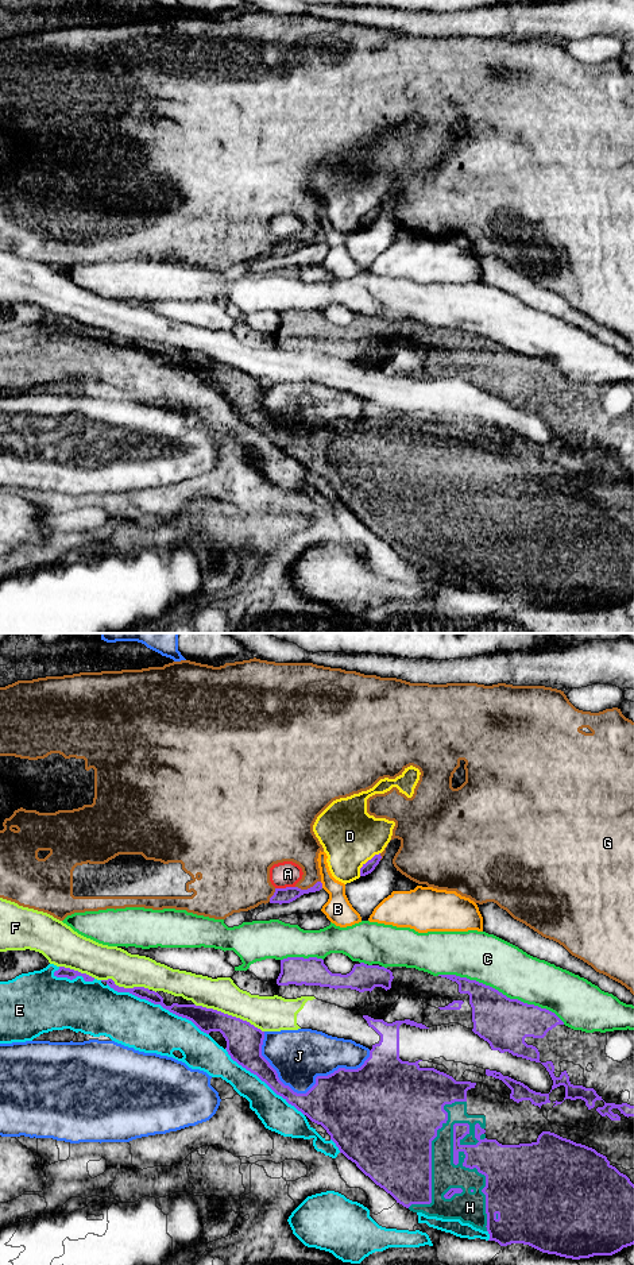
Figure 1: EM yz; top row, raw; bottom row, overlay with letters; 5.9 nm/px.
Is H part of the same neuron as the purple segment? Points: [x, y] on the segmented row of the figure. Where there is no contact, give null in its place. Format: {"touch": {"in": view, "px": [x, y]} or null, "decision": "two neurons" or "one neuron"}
{"touch": {"in": "yz", "px": [467, 1167]}, "decision": "two neurons"}

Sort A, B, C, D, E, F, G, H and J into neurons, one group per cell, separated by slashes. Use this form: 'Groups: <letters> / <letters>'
Groups: A / B / C / D / E H / F / G / J

